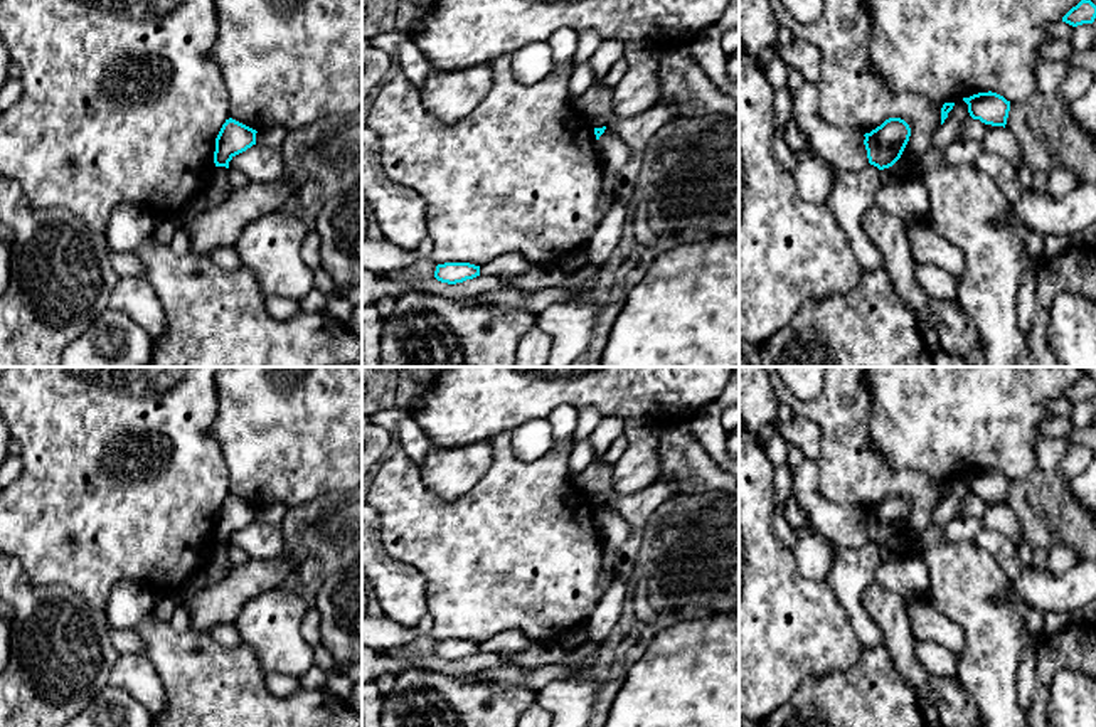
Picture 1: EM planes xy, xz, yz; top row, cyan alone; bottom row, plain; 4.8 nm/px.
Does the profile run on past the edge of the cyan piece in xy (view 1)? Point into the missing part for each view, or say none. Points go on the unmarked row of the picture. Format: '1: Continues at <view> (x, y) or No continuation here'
1: No continuation here

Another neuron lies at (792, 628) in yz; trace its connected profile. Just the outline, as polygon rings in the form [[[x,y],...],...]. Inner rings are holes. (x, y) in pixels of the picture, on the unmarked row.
[[[739,436],[739,719],[756,724],[790,702],[805,678],[847,671],[864,651],[833,591],[803,577],[793,552],[773,532],[776,470],[764,451]]]

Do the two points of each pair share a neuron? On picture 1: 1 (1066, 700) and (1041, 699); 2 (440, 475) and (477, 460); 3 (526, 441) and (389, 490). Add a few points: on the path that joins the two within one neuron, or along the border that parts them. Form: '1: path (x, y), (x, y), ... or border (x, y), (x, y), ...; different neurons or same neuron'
1: border (1076, 670), (1059, 670), (1051, 679), (1048, 709); different neurons
2: path (448, 472), (468, 463); same neuron
3: border (510, 431), (522, 460), (553, 446); different neurons

